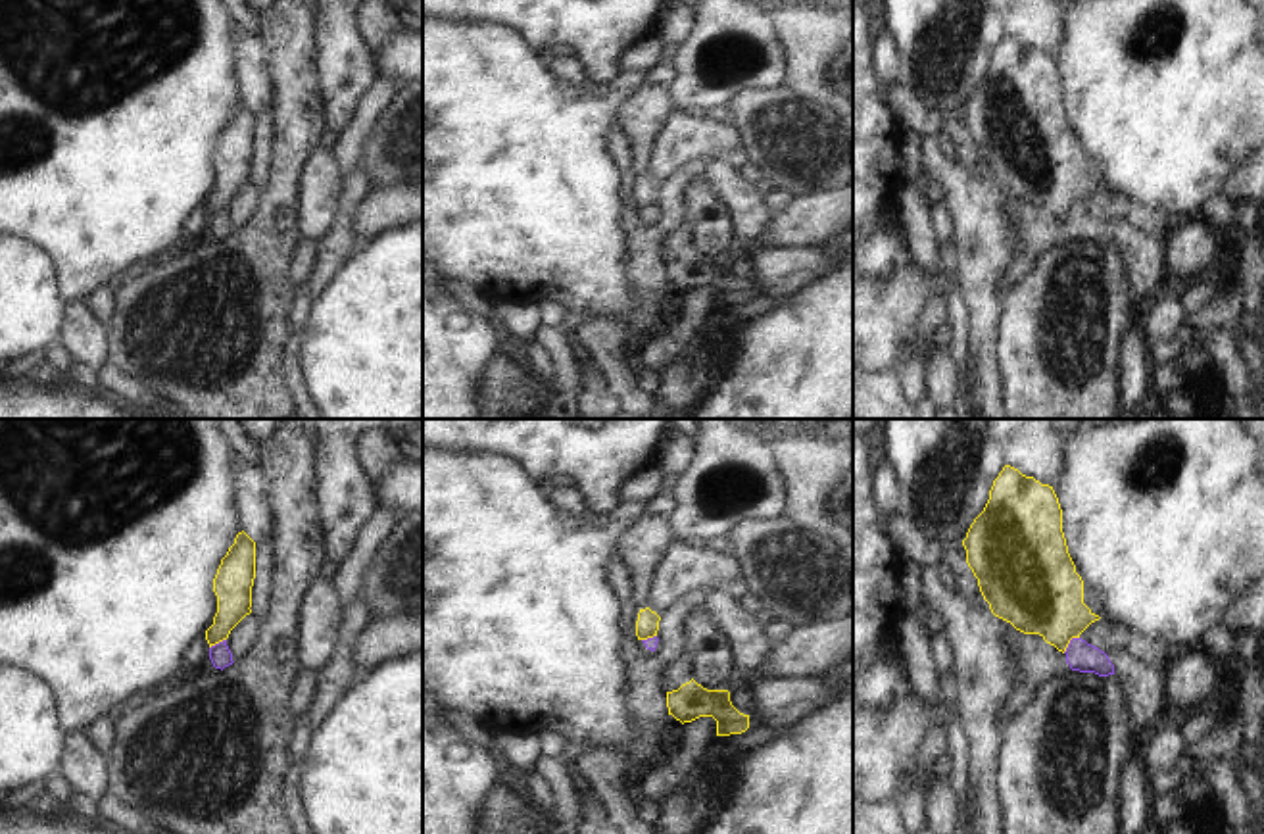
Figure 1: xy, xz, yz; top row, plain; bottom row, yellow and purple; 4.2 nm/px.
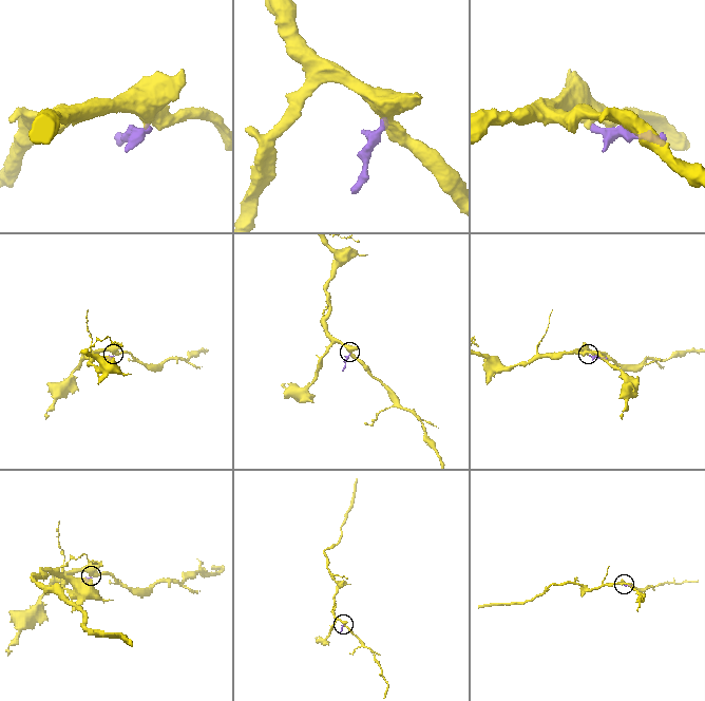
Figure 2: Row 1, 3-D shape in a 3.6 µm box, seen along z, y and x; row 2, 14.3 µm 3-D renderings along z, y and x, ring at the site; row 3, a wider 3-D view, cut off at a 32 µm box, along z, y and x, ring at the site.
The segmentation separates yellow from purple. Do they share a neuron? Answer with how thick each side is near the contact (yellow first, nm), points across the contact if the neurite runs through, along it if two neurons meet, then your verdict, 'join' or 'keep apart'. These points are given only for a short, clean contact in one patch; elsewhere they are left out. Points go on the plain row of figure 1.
calibres 360 and 120 nm; border yz (1078, 206), (1063, 221); keep apart

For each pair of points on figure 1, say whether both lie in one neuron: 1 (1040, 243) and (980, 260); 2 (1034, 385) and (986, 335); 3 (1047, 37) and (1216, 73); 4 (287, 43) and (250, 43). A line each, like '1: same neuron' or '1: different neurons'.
1: different neurons
2: different neurons
3: different neurons
4: different neurons

